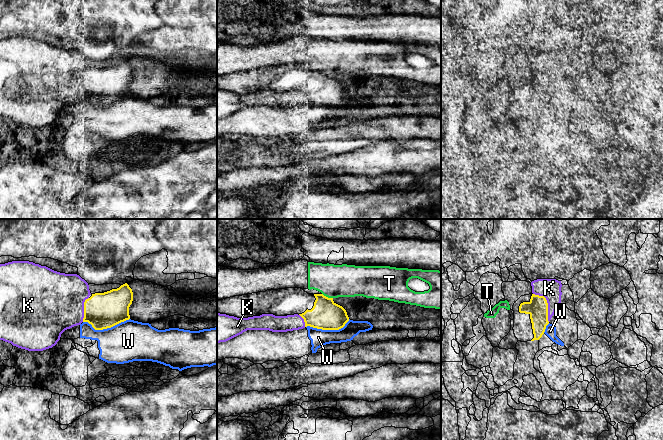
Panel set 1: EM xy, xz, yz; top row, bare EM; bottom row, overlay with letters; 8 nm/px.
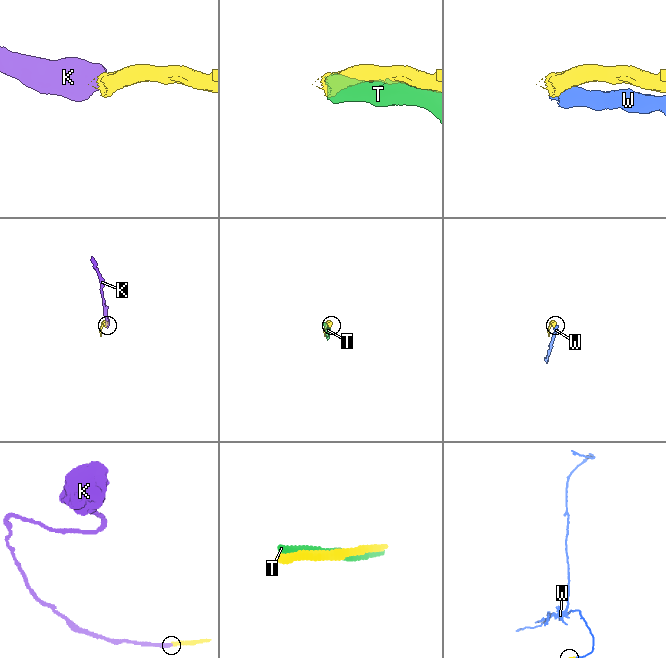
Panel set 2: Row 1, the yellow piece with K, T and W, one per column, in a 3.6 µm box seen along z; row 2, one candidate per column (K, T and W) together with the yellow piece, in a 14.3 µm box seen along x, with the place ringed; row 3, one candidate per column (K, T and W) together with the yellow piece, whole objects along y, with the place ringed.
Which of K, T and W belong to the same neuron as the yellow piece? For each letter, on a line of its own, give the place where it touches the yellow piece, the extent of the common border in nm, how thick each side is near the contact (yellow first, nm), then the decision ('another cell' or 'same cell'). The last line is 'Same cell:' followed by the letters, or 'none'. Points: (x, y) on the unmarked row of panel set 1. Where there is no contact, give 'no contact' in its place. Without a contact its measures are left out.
K: yz (547, 80) | 260 nm | 160/160 nm | same cell
T: xz (327, 73) | 100 nm | 240/260 nm | another cell
W: xy (106, 104) | 380 nm | 280/320 nm | another cell
Same cell: K

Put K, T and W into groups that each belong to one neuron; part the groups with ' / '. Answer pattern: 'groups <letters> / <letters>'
groups K / T / W

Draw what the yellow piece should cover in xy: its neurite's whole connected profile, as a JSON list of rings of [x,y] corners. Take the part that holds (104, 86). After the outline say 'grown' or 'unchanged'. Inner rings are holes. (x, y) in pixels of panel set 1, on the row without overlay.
[[[12,37],[5,40],[0,40],[0,116],[11,119],[13,122],[28,127],[43,127],[55,122],[60,116],[61,110],[65,106],[80,101],[82,98],[88,98],[95,106],[103,106],[129,96],[129,83],[132,80],[132,77],[133,68],[127,59],[121,61],[117,65],[112,65],[104,69],[91,70],[88,59],[77,50],[60,49],[46,42],[41,42],[29,37]]] | grown

